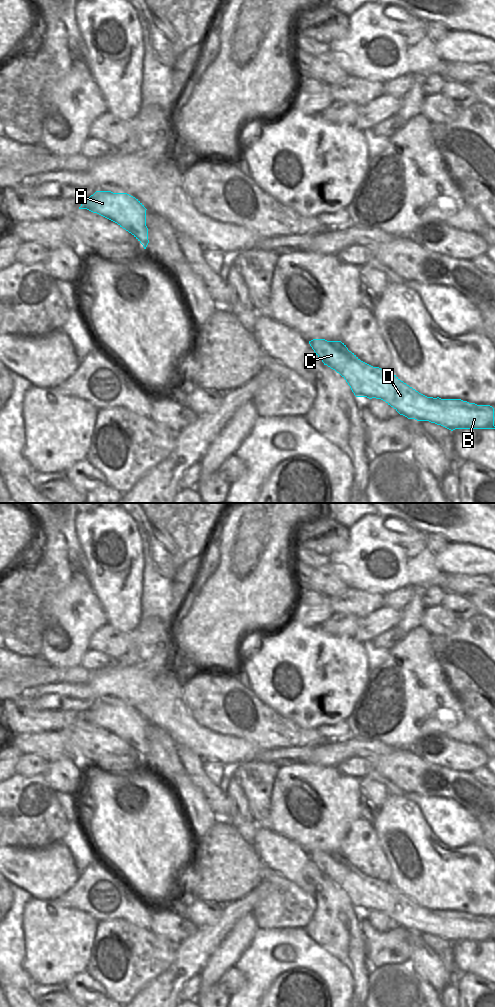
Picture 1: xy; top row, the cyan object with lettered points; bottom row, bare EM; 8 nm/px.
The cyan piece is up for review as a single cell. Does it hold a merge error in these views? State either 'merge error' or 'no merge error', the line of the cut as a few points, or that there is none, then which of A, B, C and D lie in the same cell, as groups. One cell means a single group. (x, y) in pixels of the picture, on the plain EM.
no merge error; no cut; A B C D

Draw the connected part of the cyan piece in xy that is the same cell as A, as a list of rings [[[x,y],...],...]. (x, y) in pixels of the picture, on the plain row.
[[[96,703],[81,713],[83,715],[79,721],[87,721],[117,735],[146,761],[149,755],[146,738],[147,721],[138,711],[127,705]]]

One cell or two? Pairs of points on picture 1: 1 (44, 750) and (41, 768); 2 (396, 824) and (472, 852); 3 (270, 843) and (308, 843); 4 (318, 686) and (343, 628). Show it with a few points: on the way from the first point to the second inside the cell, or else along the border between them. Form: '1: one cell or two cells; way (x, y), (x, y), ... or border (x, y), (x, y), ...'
1: two cells; border (27, 753), (38, 755), (49, 763)
2: one cell; way (415, 841), (432, 858), (453, 858)
3: two cells; border (276, 832), (296, 842), (308, 854)
4: two cells; border (318, 626), (325, 632), (335, 636), (353, 637)

